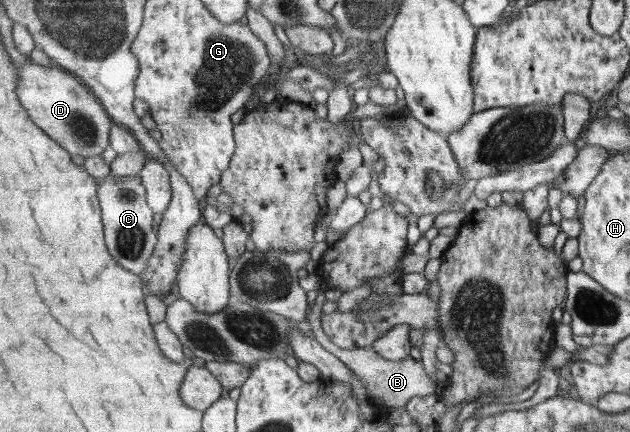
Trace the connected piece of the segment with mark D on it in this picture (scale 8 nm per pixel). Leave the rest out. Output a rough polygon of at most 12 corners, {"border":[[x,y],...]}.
{"border":[[18,66],[32,120],[72,155],[111,147],[107,109],[60,66]]}

